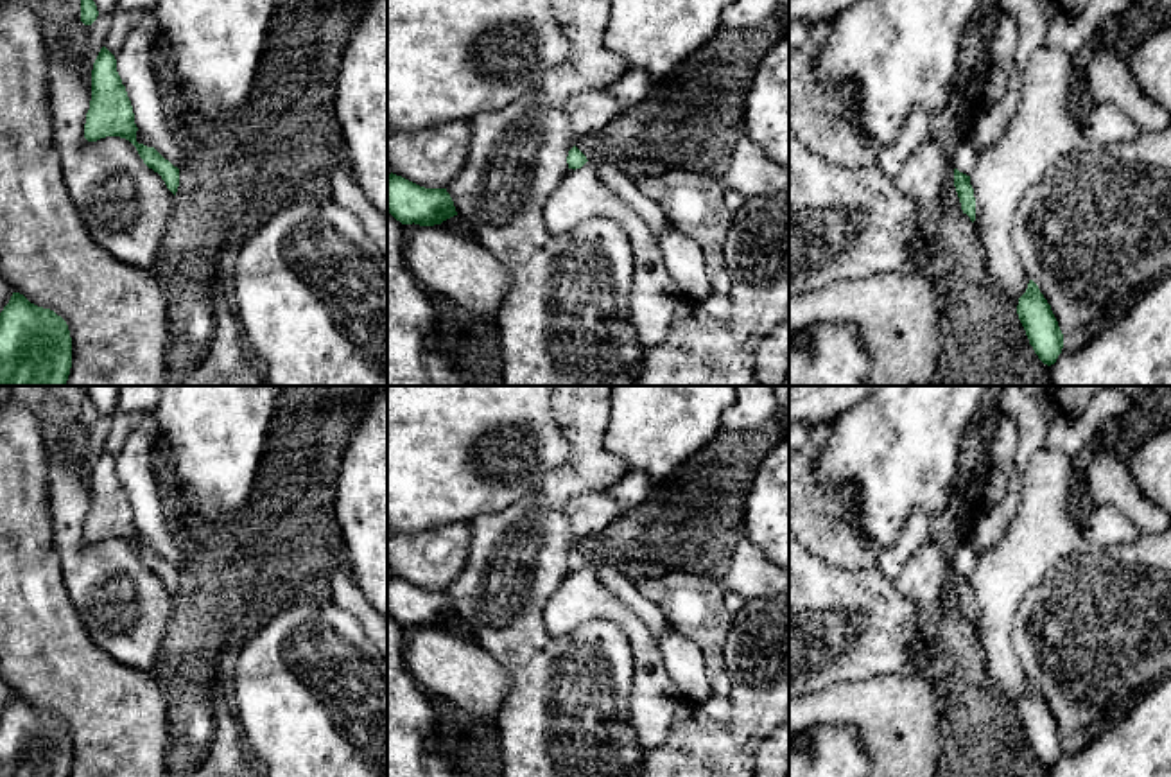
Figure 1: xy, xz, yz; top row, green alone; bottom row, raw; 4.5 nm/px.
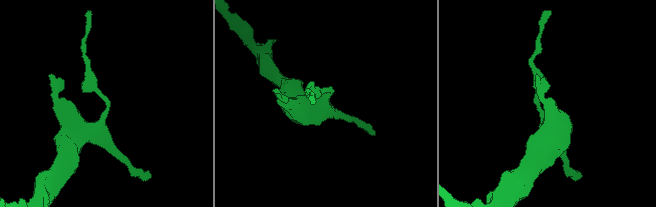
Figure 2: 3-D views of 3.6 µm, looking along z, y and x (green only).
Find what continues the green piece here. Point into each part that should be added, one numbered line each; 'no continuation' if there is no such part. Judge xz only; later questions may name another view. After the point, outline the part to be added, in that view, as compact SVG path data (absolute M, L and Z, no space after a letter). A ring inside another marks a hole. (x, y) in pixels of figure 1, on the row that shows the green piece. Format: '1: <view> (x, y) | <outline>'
no continuation

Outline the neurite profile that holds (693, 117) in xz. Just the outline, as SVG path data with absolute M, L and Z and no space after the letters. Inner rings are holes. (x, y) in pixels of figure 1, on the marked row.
M775 13L762 25L723 25L703 47L687 56L653 84L631 109L622 111L601 133L576 138L588 162L608 162L631 179L689 170L721 179L737 142L744 136L746 93L764 54L789 32L789 14Z

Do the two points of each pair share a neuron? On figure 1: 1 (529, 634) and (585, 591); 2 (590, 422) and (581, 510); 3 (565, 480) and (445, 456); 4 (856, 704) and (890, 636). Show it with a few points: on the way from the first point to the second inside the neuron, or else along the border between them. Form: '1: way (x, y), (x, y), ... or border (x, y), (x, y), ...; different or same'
1: border (560, 584), (544, 609), (544, 625), (555, 637); different
2: border (601, 490), (572, 501), (574, 537); different
3: border (563, 436), (567, 458), (533, 490), (513, 501); different
4: border (901, 672), (861, 680), (838, 680), (827, 688); different

